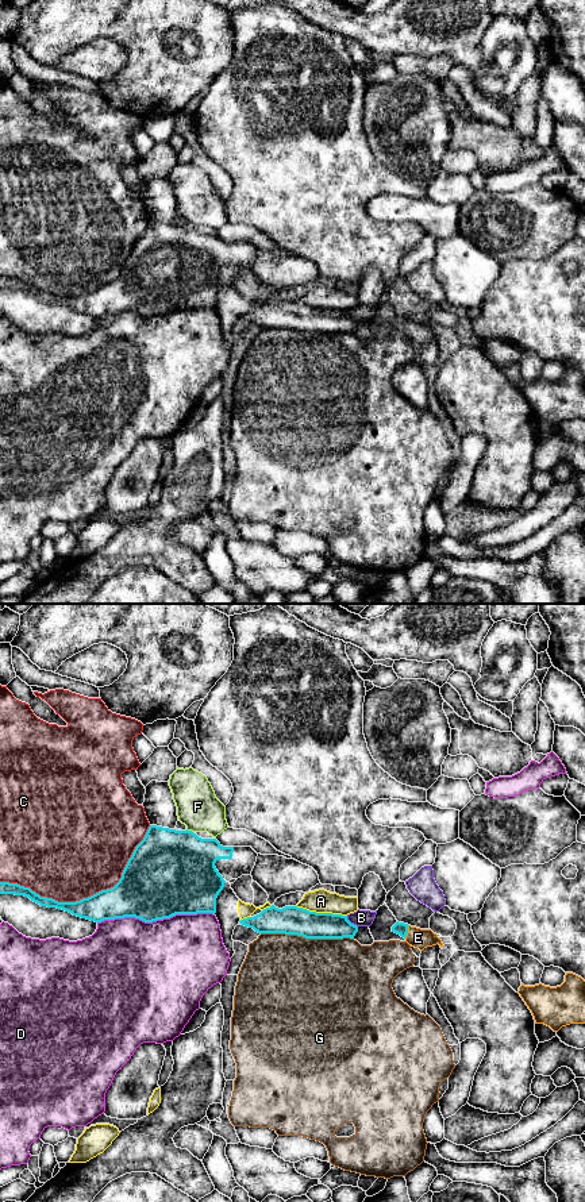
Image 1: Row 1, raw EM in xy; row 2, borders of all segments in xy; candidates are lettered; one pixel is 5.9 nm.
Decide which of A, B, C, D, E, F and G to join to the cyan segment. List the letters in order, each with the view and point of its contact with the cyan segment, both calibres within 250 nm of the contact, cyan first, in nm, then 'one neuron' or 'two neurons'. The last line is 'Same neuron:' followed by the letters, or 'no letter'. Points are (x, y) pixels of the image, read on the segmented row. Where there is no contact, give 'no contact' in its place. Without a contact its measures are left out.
A: xy (322, 913) | 180/140 nm | two neurons
B: xy (350, 923) | 160/100 nm | two neurons
C: xy (88, 897) | 240/500 nm | two neurons
D: xy (156, 920) | 460/500 nm | two neurons
E: xy (407, 932) | 80/120 nm | one neuron
F: xy (189, 831) | 480/260 nm | two neurons
G: xy (307, 937) | 180/500 nm | two neurons
Same neuron: E

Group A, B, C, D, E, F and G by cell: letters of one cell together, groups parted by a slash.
A / B / C / D / E / F / G

